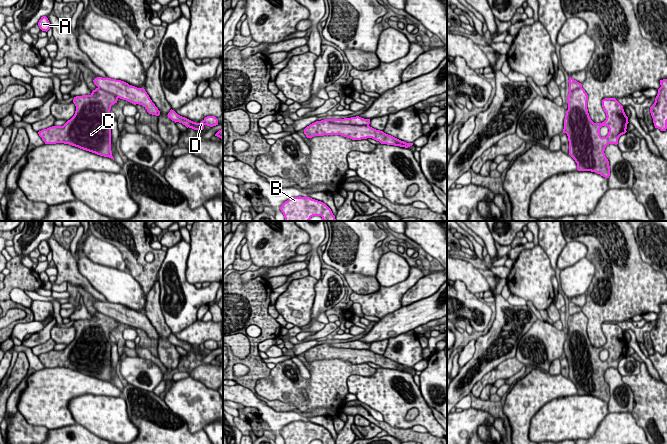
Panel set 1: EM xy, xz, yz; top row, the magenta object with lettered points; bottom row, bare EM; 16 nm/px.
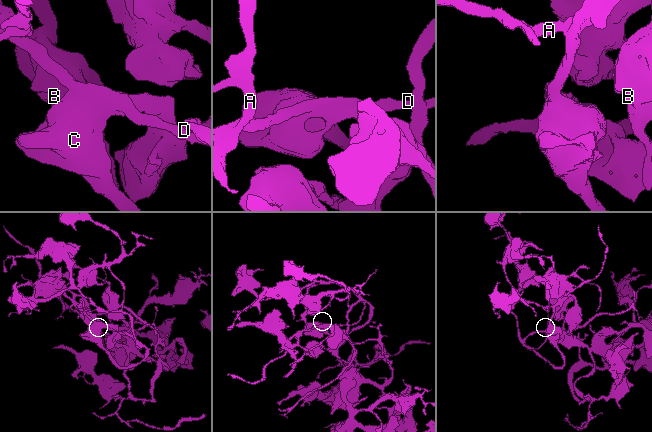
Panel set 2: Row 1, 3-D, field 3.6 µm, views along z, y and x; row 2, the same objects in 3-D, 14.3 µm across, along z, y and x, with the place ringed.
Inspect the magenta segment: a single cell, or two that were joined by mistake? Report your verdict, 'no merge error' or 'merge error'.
no merge error

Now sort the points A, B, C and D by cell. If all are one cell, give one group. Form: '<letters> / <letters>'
A B C D

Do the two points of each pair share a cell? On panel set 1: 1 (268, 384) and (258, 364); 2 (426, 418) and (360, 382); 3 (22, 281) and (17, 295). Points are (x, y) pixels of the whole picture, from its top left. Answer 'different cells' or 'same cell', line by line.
1: different cells
2: same cell
3: different cells

